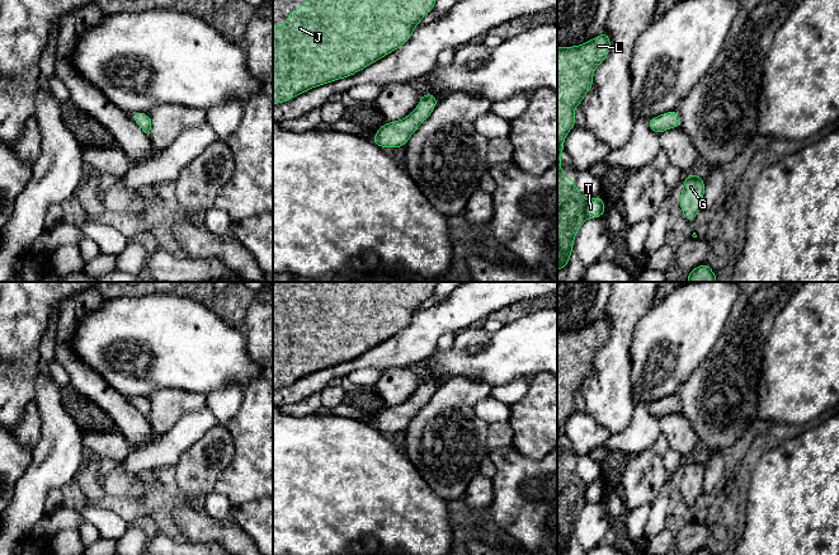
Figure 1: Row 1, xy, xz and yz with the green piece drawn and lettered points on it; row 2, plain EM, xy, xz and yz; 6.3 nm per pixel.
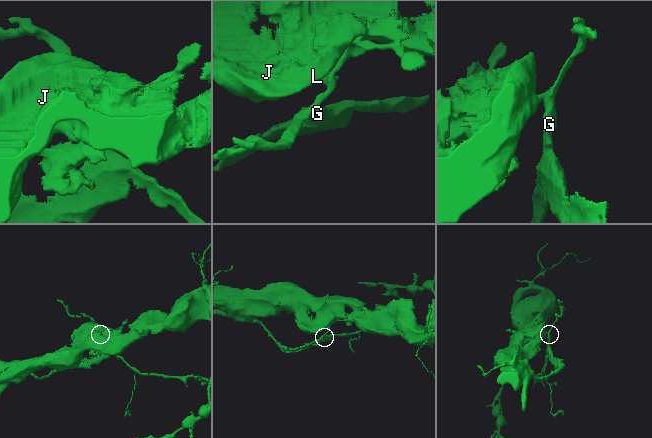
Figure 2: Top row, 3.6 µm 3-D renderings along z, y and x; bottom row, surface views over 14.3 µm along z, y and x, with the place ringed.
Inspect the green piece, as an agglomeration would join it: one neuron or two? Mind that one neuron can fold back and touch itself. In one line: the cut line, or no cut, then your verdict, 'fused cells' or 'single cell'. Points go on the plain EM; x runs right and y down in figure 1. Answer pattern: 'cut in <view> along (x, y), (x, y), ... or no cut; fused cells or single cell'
cut in yz along (667, 398), (667, 405), (672, 412); fused cells

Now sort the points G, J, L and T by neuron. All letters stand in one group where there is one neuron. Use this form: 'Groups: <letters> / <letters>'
Groups: G / J L T

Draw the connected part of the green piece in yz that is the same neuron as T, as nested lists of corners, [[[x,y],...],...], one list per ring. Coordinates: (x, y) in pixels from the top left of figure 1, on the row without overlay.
[[[608,316],[579,330],[557,331],[557,555],[567,551],[583,507],[605,499],[603,480],[586,485],[574,464],[562,457],[560,441],[566,419],[576,410],[574,392],[591,375],[593,358],[609,334]]]

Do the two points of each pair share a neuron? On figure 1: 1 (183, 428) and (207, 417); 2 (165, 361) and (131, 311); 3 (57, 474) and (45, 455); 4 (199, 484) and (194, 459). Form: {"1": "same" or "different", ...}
{"1": "same", "2": "same", "3": "same", "4": "same"}

